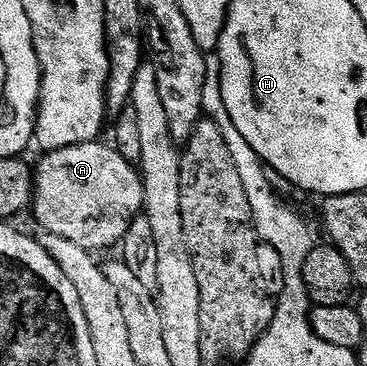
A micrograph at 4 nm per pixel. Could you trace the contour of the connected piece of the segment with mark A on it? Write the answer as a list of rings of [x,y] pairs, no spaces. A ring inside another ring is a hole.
[[[103,140],[53,150],[42,157],[39,167],[33,170],[33,211],[42,229],[53,236],[65,236],[65,240],[73,240],[73,244],[92,252],[118,247],[125,232],[129,232],[129,224],[143,214],[143,180],[138,169]]]

